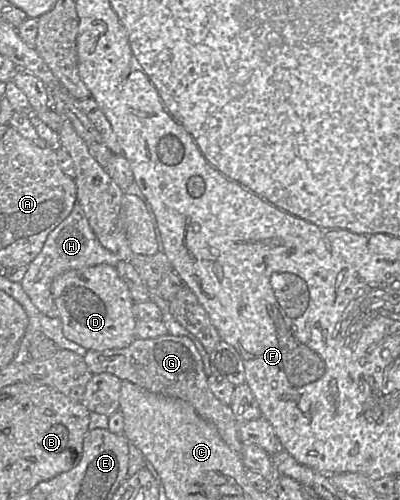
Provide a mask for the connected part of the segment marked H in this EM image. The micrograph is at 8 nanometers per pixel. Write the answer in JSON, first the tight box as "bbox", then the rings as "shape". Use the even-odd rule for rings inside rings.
{"bbox":[20,202,118,318],"shape":[[[76,202],[69,216],[48,234],[41,252],[28,265],[27,272],[20,283],[32,303],[43,314],[56,318],[59,317],[59,311],[51,292],[51,285],[56,277],[70,270],[82,269],[98,264],[108,264],[116,267],[118,262],[118,257],[104,248],[99,242],[89,225],[82,207]]]}

